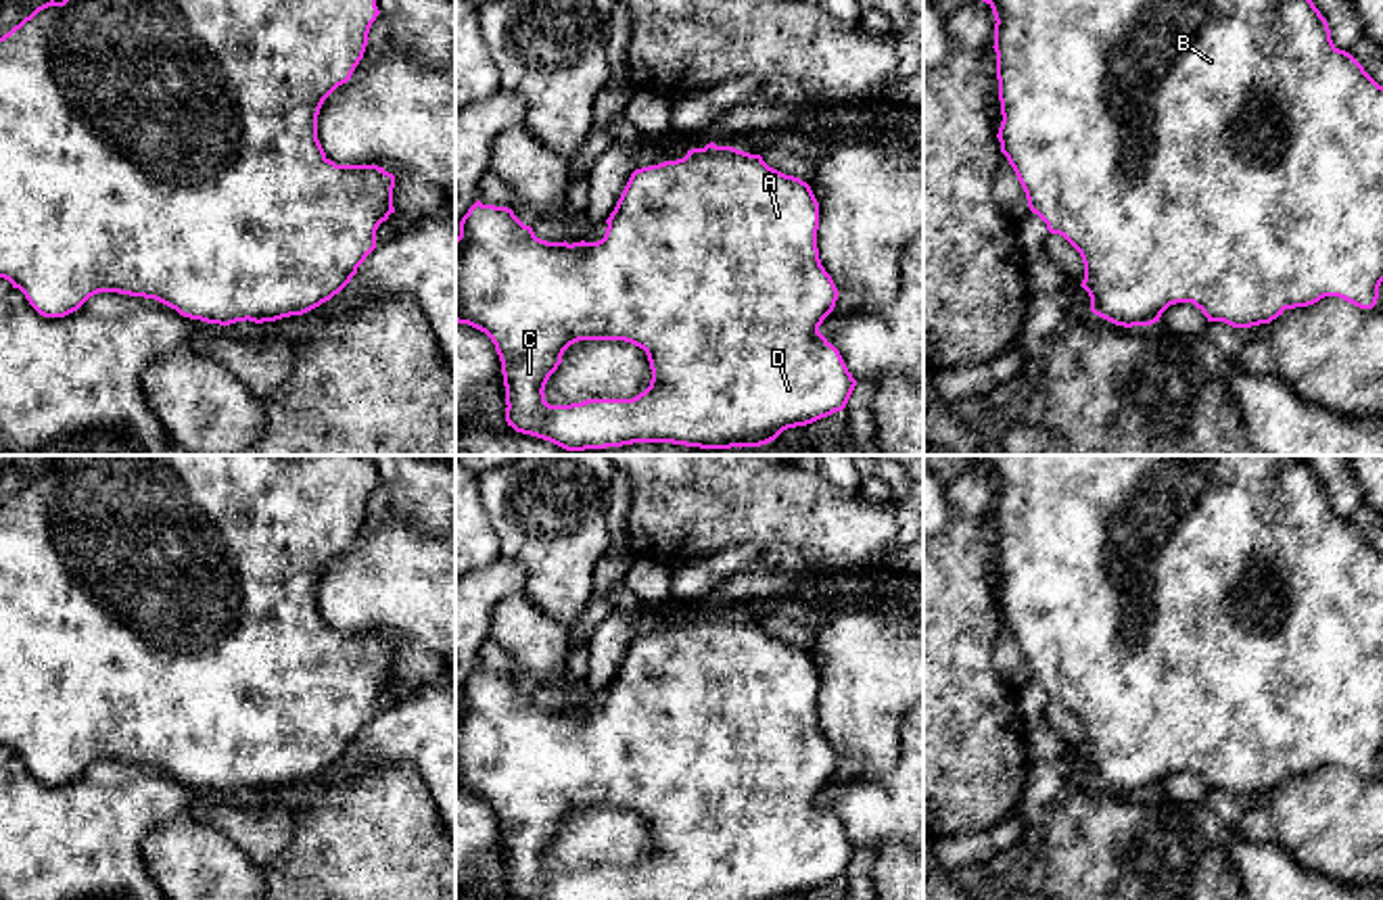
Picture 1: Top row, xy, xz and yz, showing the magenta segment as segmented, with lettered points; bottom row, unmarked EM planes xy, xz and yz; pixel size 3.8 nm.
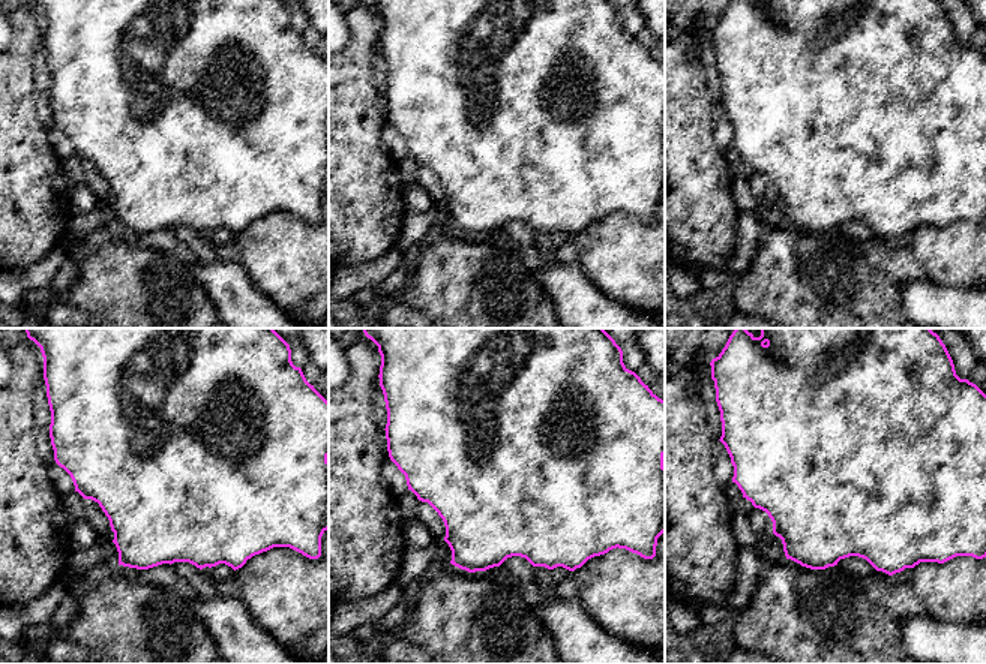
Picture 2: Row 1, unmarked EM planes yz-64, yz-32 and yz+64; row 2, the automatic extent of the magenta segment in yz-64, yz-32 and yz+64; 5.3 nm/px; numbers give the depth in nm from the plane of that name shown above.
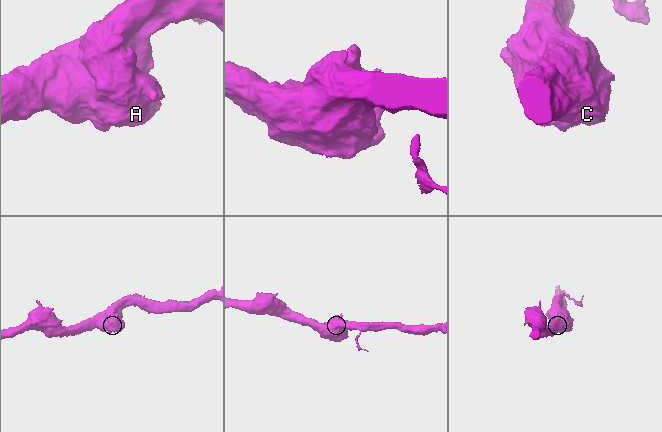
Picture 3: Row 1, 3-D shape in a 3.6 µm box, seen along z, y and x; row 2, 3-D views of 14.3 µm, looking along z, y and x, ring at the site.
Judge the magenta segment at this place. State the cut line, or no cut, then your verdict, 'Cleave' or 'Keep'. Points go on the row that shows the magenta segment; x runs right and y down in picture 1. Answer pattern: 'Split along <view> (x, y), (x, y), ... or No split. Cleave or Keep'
No split. Keep

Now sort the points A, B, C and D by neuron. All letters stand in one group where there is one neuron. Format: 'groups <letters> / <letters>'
groups A B C D

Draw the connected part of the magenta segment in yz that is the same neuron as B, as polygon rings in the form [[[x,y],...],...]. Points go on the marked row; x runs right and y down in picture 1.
[[[982,0],[994,15],[1001,100],[1001,152],[1013,167],[1032,213],[1082,257],[1091,311],[1116,326],[1151,326],[1176,303],[1193,303],[1208,322],[1233,328],[1270,324],[1285,309],[1339,297],[1373,309],[1383,282],[1383,86],[1331,40],[1312,0]]]

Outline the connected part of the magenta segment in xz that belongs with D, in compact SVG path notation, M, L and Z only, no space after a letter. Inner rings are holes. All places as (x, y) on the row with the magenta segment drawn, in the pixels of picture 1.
M733 146L692 148L683 159L635 169L606 219L608 228L597 242L547 242L535 236L512 209L483 205L476 200L460 221L455 238L455 322L485 332L501 361L506 386L506 422L516 432L549 441L566 451L623 447L633 443L673 443L700 449L760 447L775 441L783 430L813 424L842 411L857 386L840 351L819 332L823 319L834 311L838 288L825 271L817 248L819 203L806 182L769 167L760 155L750 155ZM579 340L625 340L646 351L652 380L633 399L587 399L570 405L549 405L545 384L562 363L564 351Z

